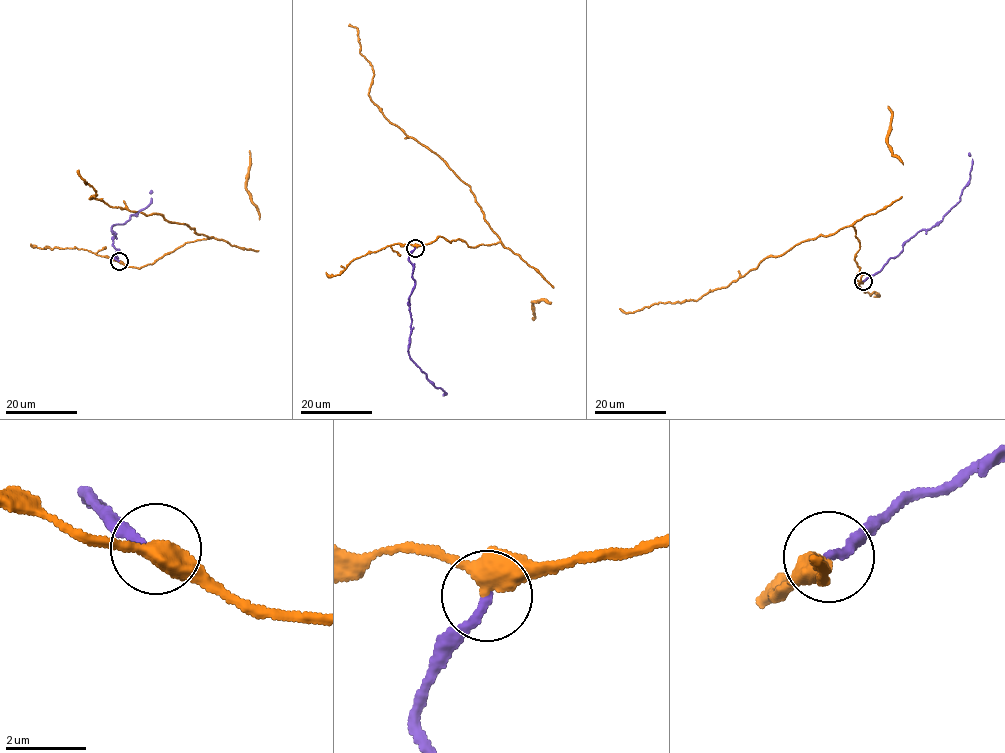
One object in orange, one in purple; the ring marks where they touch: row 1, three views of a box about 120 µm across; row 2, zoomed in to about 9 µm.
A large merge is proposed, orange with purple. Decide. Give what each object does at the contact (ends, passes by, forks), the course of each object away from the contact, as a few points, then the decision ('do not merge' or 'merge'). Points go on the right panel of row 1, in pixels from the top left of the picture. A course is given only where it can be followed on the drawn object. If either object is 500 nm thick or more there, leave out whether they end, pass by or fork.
orange passes by; purple ends; course orange (863, 281), (857, 280), (860, 243), (850, 225), (765, 258), (696, 300), (619, 308); course purple (863, 281), (899, 254), (917, 233), (930, 229), (942, 220), (959, 201), (970, 178), (972, 162), (969, 152); do not merge

